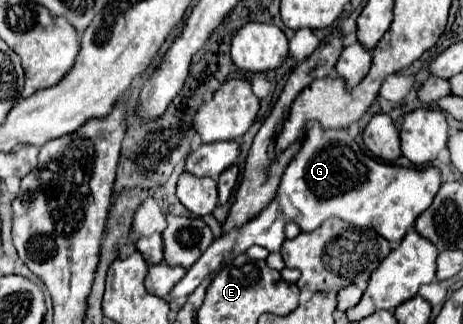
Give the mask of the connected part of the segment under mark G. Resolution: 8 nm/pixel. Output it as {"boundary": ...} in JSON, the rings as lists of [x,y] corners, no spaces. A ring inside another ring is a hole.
{"boundary":[[[313,123],[307,131],[301,151],[285,169],[273,203],[245,227],[215,239],[209,249],[187,269],[185,277],[175,283],[167,297],[187,297],[209,273],[219,271],[237,253],[247,251],[251,245],[279,251],[283,243],[283,227],[289,221],[295,221],[301,231],[313,231],[327,217],[341,217],[357,227],[375,229],[391,243],[399,243],[409,227],[413,227],[415,219],[431,205],[439,187],[441,171],[437,167],[399,167],[381,163],[361,153],[345,129],[323,131],[319,123]]]}

